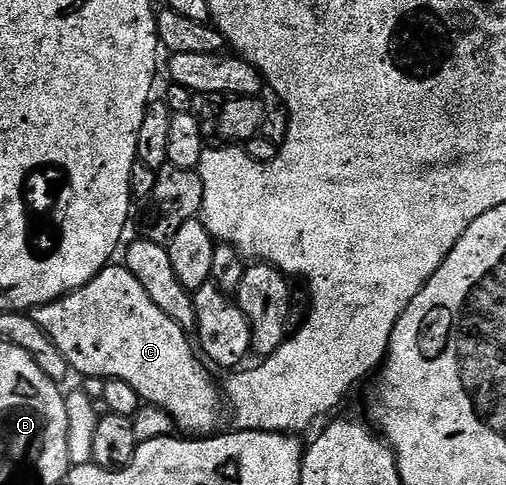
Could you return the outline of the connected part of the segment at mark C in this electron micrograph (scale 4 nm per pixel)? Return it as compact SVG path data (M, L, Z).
M110 265L103 268L96 277L91 281L87 281L87 285L70 291L68 295L63 296L61 299L56 299L50 303L45 303L41 307L33 308L31 314L35 322L43 329L43 333L47 333L47 337L51 337L55 349L59 349L59 353L63 353L63 357L68 361L70 368L76 374L78 371L81 377L88 377L90 379L127 381L127 385L131 385L131 389L135 389L135 393L139 393L141 400L148 404L148 406L157 407L159 410L165 411L175 424L176 430L181 430L178 432L184 433L186 436L208 437L218 430L217 422L221 419L221 407L223 411L223 395L219 387L213 384L212 377L209 376L210 368L199 358L198 352L195 350L194 344L191 342L187 332L179 325L175 325L175 321L171 321L171 317L167 317L167 313L163 313L163 309L159 309L159 305L155 305L155 301L151 301L151 297L147 297L147 289L143 289L143 285L139 285L139 281L123 265L117 265L117 267L116 265Z

